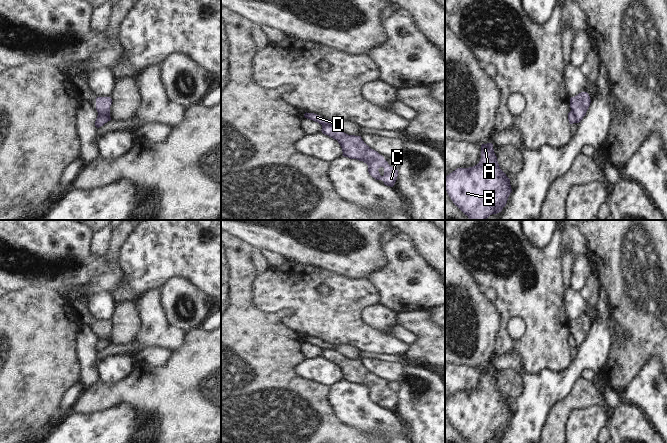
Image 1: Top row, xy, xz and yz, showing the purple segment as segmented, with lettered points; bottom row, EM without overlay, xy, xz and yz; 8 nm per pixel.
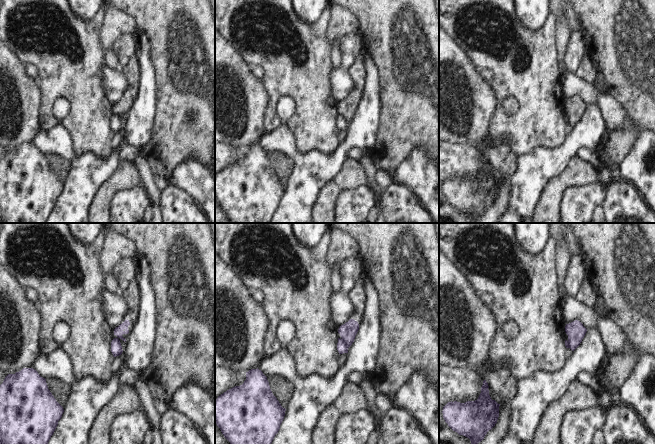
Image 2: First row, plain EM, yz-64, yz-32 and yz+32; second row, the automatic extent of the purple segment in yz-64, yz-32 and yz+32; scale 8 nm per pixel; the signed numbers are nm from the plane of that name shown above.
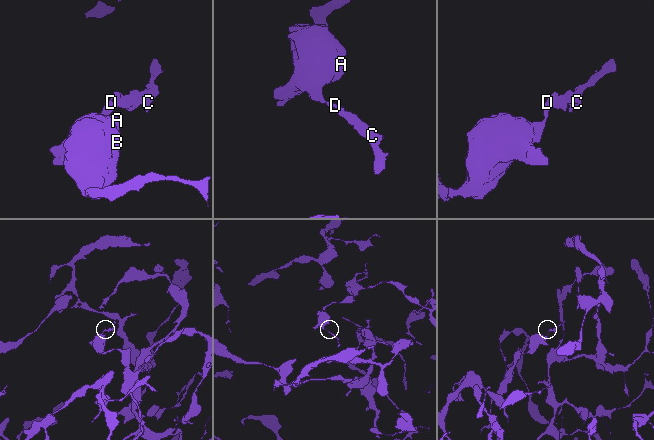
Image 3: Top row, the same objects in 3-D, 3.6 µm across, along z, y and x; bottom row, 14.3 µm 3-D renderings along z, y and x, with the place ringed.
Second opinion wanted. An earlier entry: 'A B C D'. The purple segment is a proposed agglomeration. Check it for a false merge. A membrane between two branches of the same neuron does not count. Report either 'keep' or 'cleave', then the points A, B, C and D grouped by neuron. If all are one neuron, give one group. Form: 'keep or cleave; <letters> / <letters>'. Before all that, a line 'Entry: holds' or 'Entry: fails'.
Entry: fails
cleave; A B D / C

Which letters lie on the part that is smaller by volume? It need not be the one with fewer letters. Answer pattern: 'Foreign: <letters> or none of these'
Foreign: C

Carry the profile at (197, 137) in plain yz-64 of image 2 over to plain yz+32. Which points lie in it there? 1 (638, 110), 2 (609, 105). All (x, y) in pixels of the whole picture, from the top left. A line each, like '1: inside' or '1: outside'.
1: inside
2: outside

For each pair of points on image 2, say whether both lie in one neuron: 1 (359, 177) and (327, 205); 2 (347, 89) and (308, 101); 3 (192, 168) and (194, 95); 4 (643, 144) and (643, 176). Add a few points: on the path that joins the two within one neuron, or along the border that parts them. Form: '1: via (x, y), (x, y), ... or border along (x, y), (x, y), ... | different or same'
1: via (349, 178), (330, 195) | same
2: border along (334, 69), (331, 87), (339, 102) | different
3: border along (204, 163), (194, 156), (189, 156), (173, 170) | different
4: via (643, 152), (641, 157), (642, 168) | same

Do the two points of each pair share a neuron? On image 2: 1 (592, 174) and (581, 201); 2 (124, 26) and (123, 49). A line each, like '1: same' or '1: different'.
1: different
2: different

